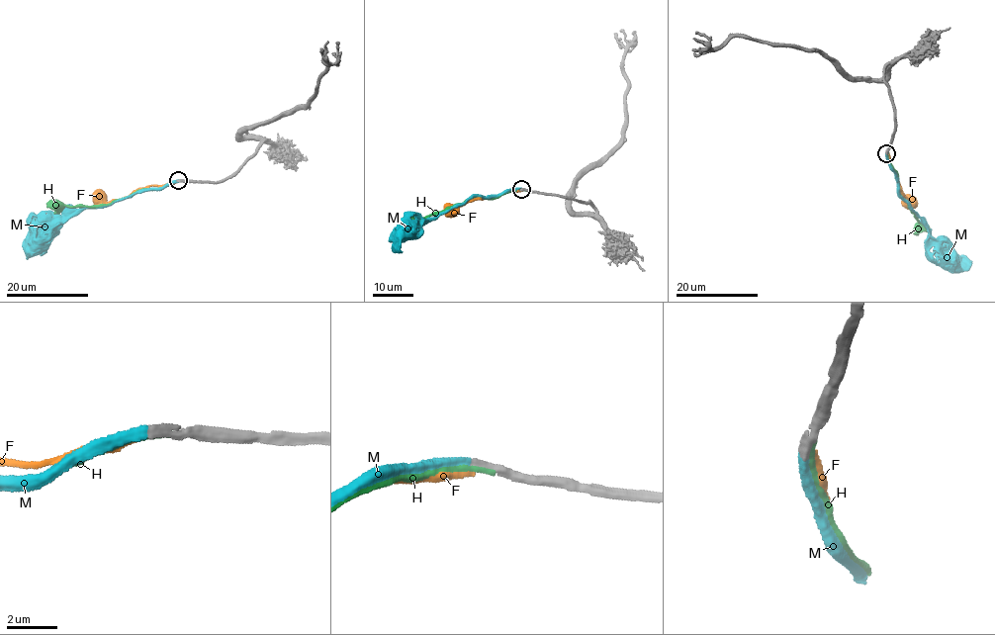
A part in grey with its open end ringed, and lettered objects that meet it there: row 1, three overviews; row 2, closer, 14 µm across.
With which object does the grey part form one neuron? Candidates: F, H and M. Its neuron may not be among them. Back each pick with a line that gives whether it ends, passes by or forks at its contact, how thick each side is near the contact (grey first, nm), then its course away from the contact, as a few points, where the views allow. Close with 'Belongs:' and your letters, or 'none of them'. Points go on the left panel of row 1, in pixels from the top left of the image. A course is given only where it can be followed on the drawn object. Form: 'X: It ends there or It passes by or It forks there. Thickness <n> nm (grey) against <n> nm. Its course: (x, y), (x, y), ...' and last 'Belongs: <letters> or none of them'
M: It ends there. Thickness 440 nm (grey) against 440 nm. Its course: (178, 181), (141, 190), (107, 205), (75, 211), (37, 246)
Belongs: M

